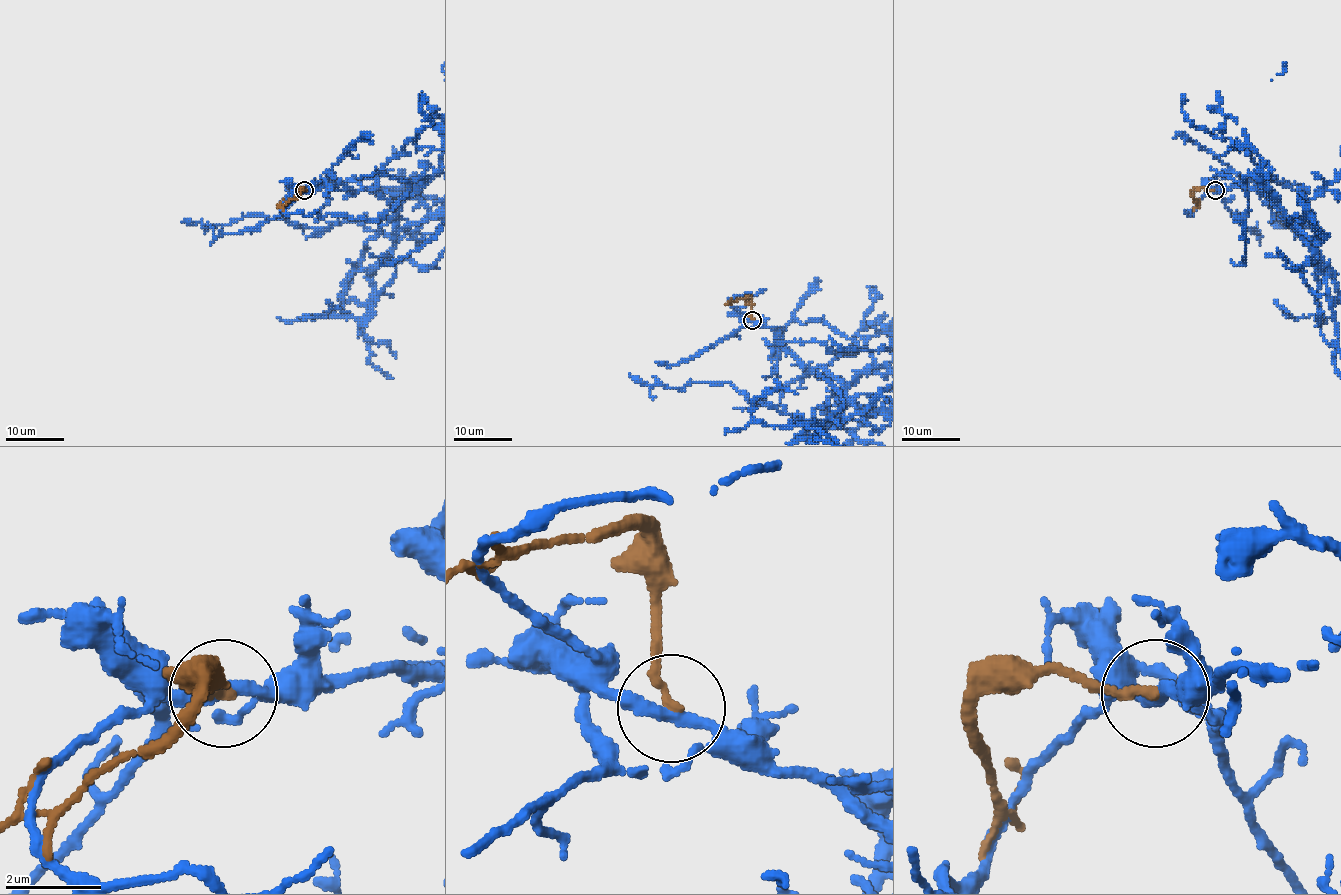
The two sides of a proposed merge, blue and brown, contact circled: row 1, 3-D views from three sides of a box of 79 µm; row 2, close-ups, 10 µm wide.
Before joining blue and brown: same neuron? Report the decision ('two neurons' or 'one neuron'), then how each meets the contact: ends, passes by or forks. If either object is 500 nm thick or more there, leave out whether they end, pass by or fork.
two neurons; blue passes by; brown ends

